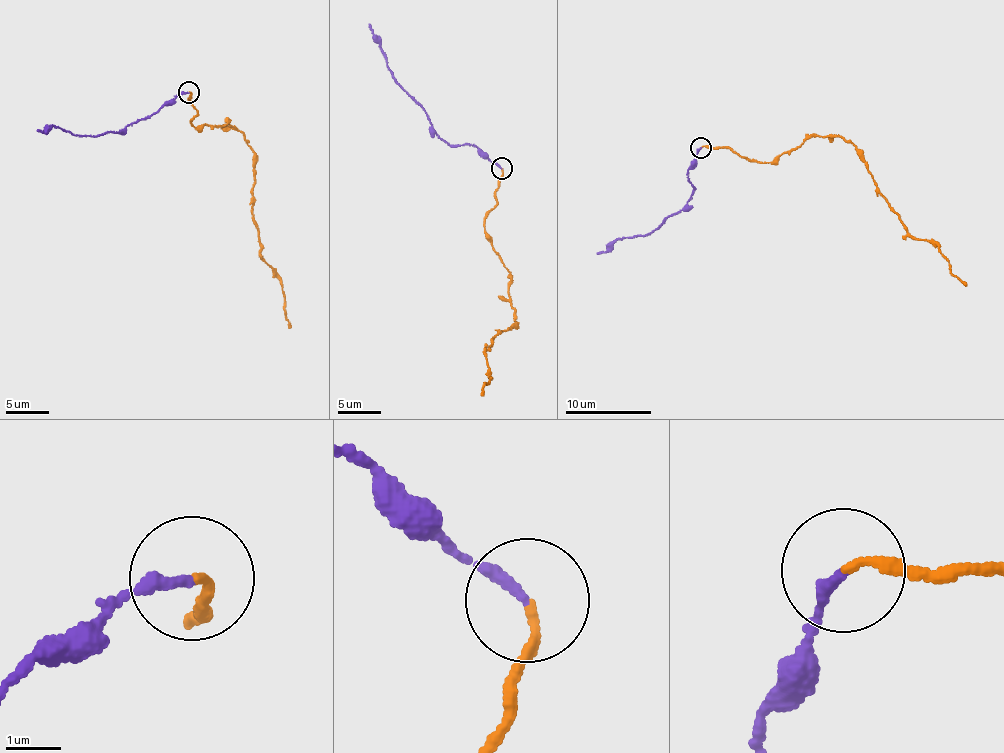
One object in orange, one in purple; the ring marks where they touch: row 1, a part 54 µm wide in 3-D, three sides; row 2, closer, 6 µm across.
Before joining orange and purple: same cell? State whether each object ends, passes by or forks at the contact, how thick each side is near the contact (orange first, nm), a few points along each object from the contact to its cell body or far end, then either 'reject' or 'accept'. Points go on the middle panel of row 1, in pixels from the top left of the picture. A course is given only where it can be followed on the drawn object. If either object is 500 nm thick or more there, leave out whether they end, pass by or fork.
orange ends | purple ends | 140/200 nm | orange via (502, 167), (485, 236), (509, 274), (516, 323), (493, 336), (486, 350), (491, 377), (481, 394) | purple via (502, 167), (495, 166), (474, 146), (451, 145), (432, 128), (425, 108), (393, 77), (381, 43), (368, 24) | accept

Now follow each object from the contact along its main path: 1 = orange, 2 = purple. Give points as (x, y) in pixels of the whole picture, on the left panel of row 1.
1: (189, 92), (196, 129), (228, 121), (252, 150), (251, 212), (259, 251), (279, 278), (289, 328)
2: (189, 92), (182, 92), (122, 129), (92, 136), (51, 124), (36, 131)

